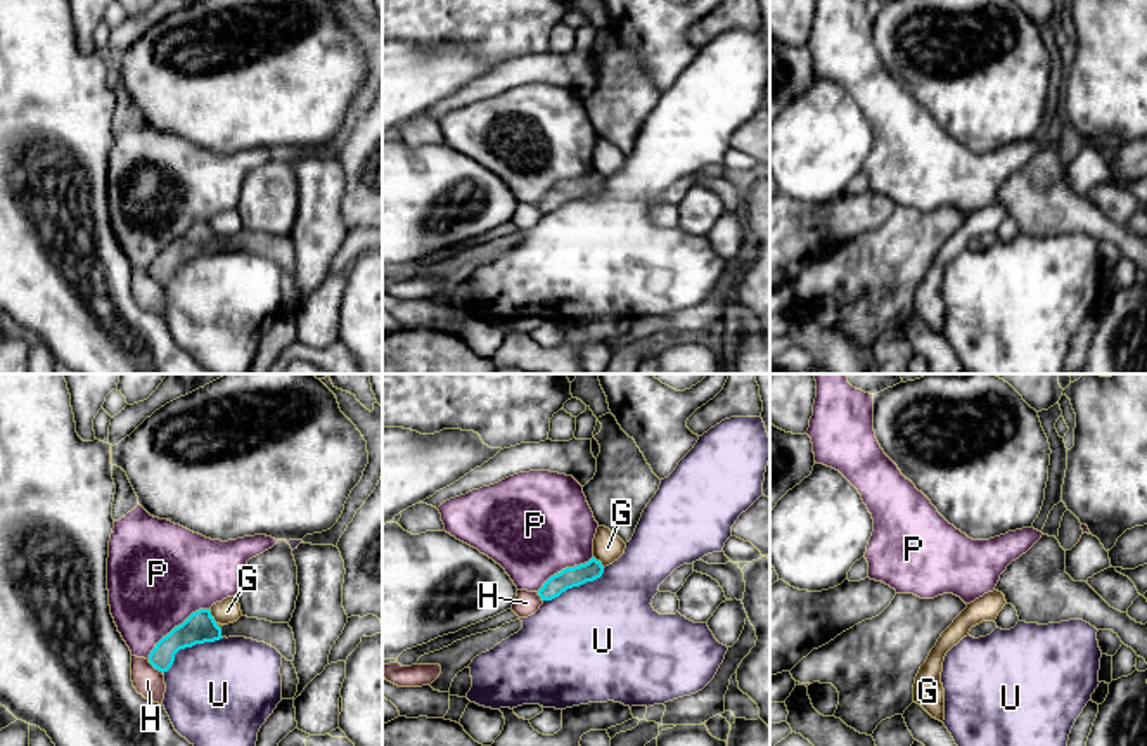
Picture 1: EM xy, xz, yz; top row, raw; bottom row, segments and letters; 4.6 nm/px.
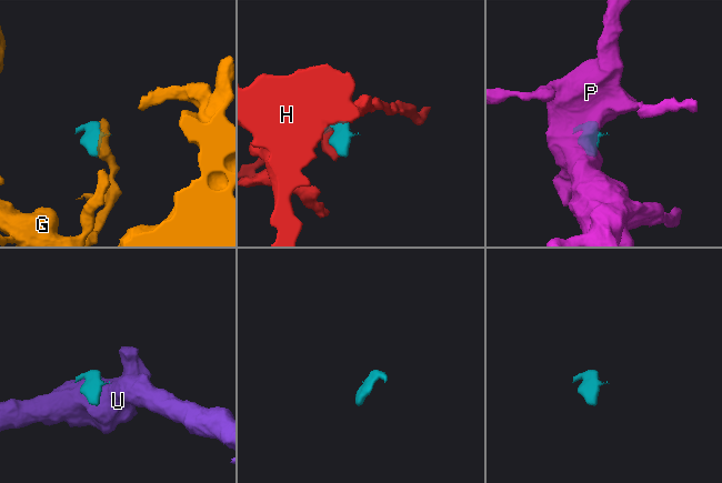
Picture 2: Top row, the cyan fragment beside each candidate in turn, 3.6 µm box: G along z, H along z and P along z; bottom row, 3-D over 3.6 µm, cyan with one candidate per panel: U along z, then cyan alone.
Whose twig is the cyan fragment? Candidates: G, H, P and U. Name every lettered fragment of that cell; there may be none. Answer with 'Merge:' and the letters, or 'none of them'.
Merge: none of them

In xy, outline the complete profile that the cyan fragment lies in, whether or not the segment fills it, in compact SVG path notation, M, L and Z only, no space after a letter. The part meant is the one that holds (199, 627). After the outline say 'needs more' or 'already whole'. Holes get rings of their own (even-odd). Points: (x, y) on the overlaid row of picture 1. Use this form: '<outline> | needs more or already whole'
M199 609L156 644L149 654L149 663L164 673L171 668L180 649L223 637L246 637L265 642L275 647L287 661L294 661L296 640L289 623L240 616L237 621L220 628L209 609Z | needs more

